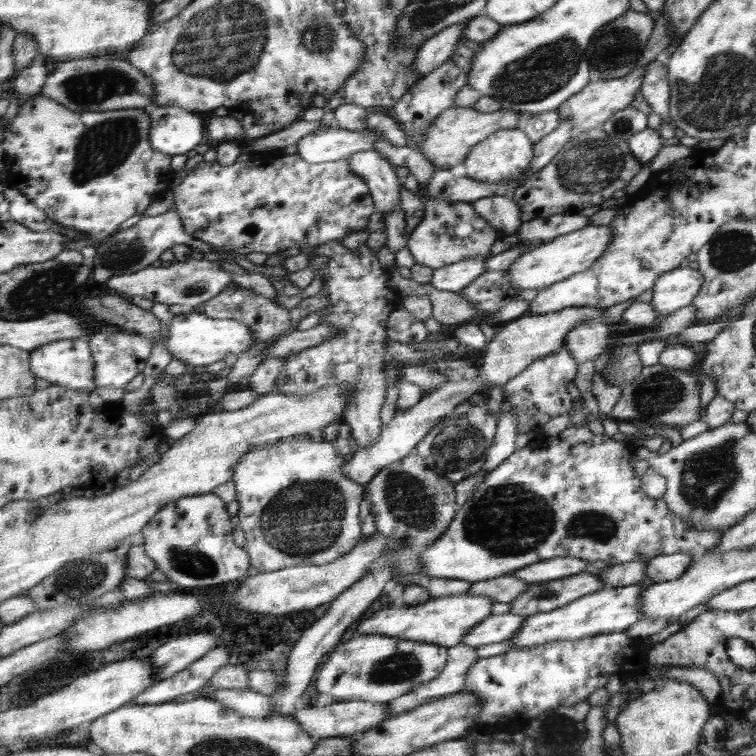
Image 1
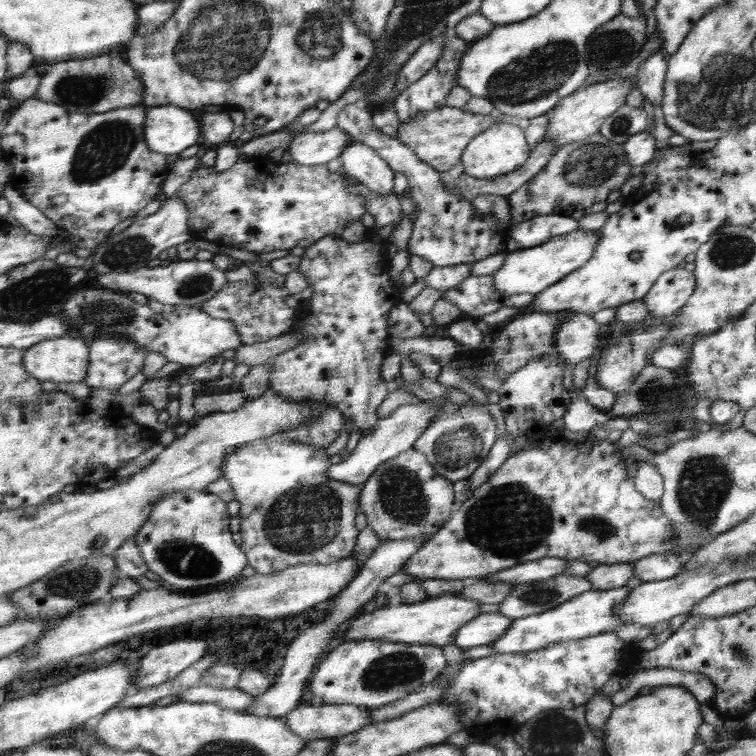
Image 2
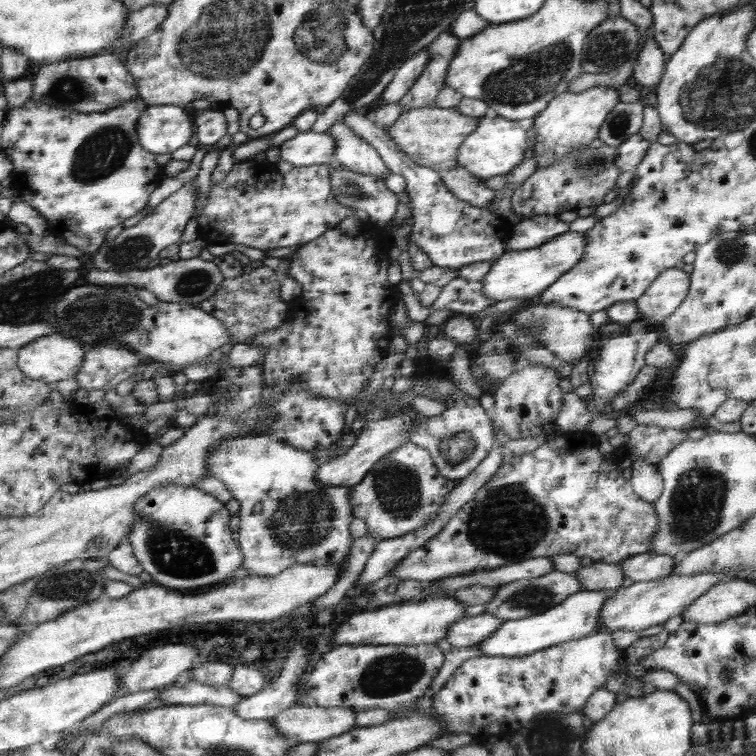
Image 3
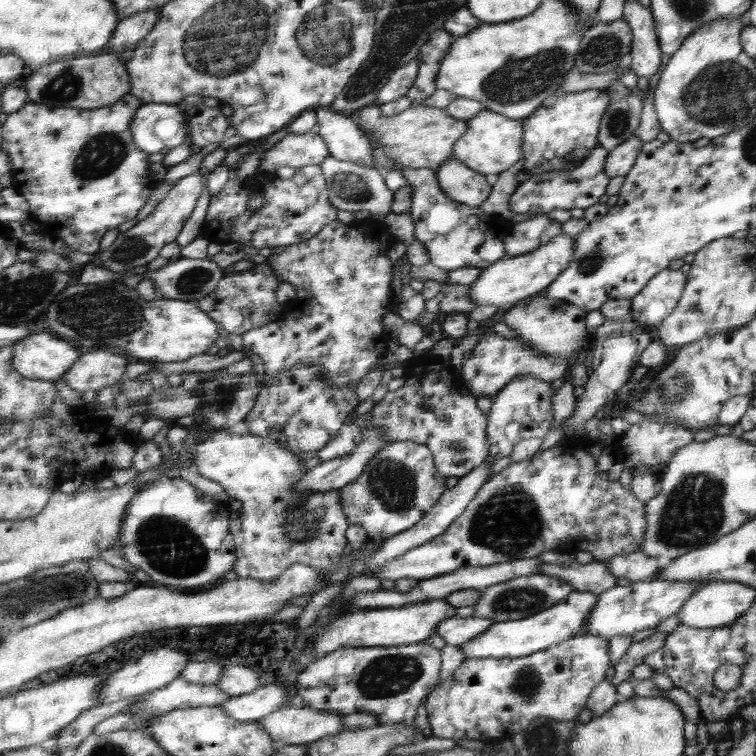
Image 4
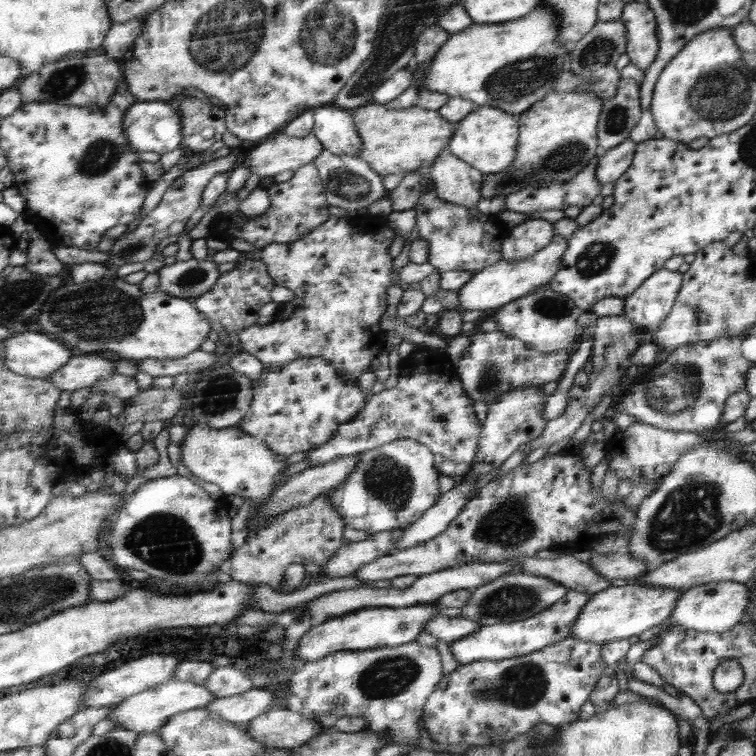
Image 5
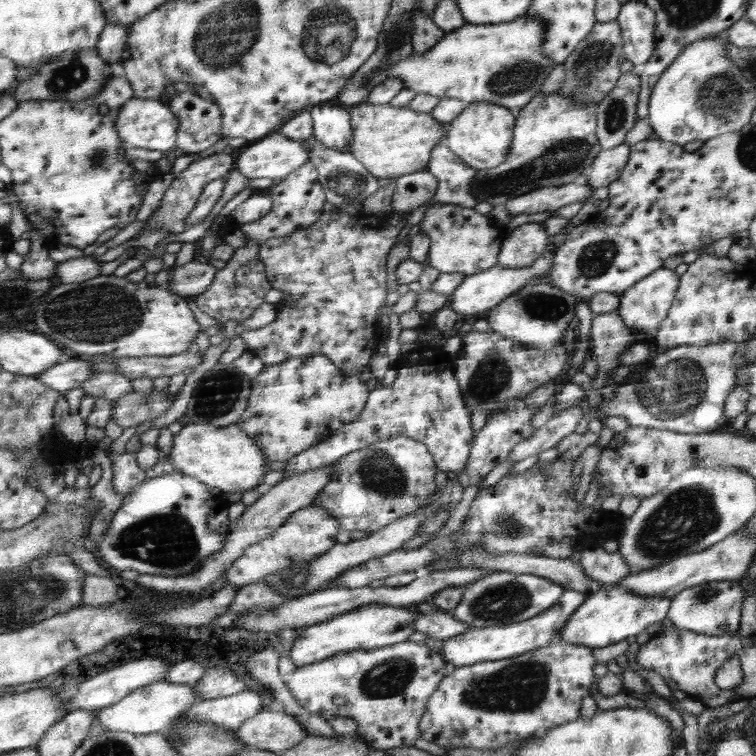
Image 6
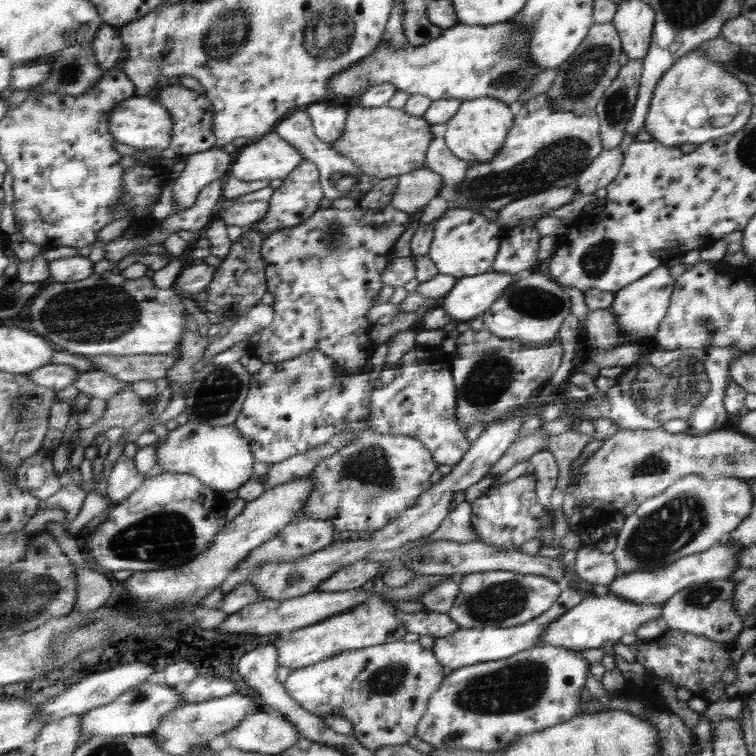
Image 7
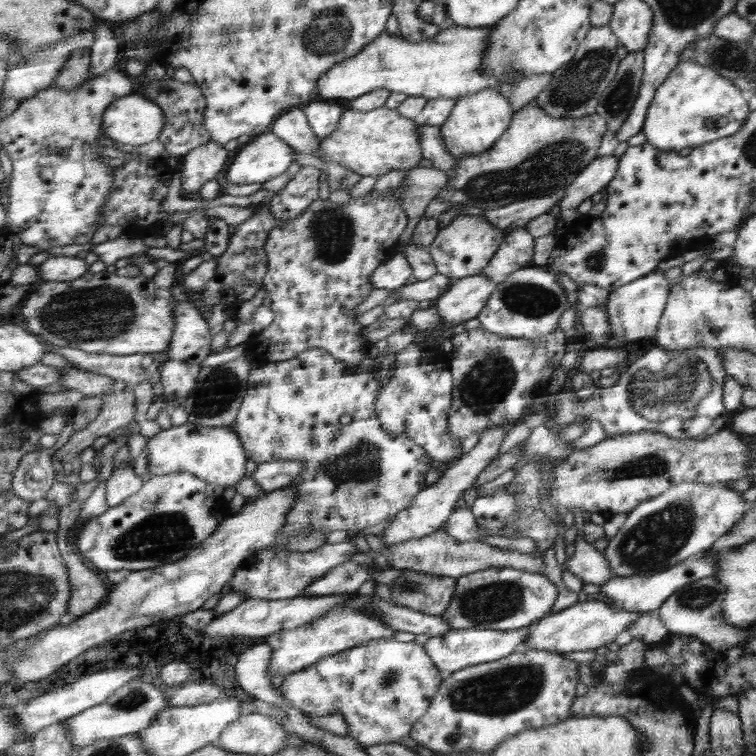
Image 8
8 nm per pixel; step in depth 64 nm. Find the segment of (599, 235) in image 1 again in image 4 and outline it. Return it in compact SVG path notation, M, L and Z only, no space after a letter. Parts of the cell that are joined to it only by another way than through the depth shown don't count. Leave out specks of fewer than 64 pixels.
M562 233L536 250L514 256L505 255L489 267L483 268L478 280L470 284L470 301L478 303L478 306L509 306L528 297L534 297L543 292L564 269L568 268L572 262L572 254L575 253L575 246L576 237Z

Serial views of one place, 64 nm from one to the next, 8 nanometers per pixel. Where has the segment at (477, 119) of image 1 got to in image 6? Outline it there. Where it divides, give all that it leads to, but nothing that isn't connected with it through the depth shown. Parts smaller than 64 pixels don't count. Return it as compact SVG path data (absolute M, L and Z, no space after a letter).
M361 103L351 107L349 113L352 125L352 144L345 152L350 151L356 159L360 159L362 166L366 167L378 179L398 178L425 169L428 161L431 160L435 146L444 140L450 130L450 123L436 121L432 113L418 112L408 107L396 108L390 106L389 103L383 105Z

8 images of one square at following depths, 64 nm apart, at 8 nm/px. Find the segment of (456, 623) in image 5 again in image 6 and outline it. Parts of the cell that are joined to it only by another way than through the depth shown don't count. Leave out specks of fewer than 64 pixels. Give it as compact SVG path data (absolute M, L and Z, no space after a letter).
M434 612L420 614L414 624L415 631L423 632L432 639L448 640L458 634L464 634L469 630L468 623L462 622L452 616L451 612Z

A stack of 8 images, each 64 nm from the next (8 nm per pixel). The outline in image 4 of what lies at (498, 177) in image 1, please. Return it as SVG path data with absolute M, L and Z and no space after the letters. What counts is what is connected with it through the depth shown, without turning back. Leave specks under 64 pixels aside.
M484 109L476 116L468 119L468 130L456 141L454 157L466 164L467 168L482 174L500 175L518 160L523 158L523 124L521 119L508 118L507 115Z

